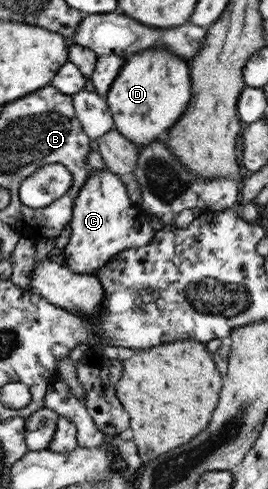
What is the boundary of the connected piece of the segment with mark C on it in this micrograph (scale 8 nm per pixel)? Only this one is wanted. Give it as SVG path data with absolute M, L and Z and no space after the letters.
M91 169L89 179L79 190L68 224L72 234L69 243L62 250L67 258L66 266L73 273L94 276L120 251L147 245L153 239L156 230L151 227L151 217L138 216L140 207L130 201L124 183L111 171Z

